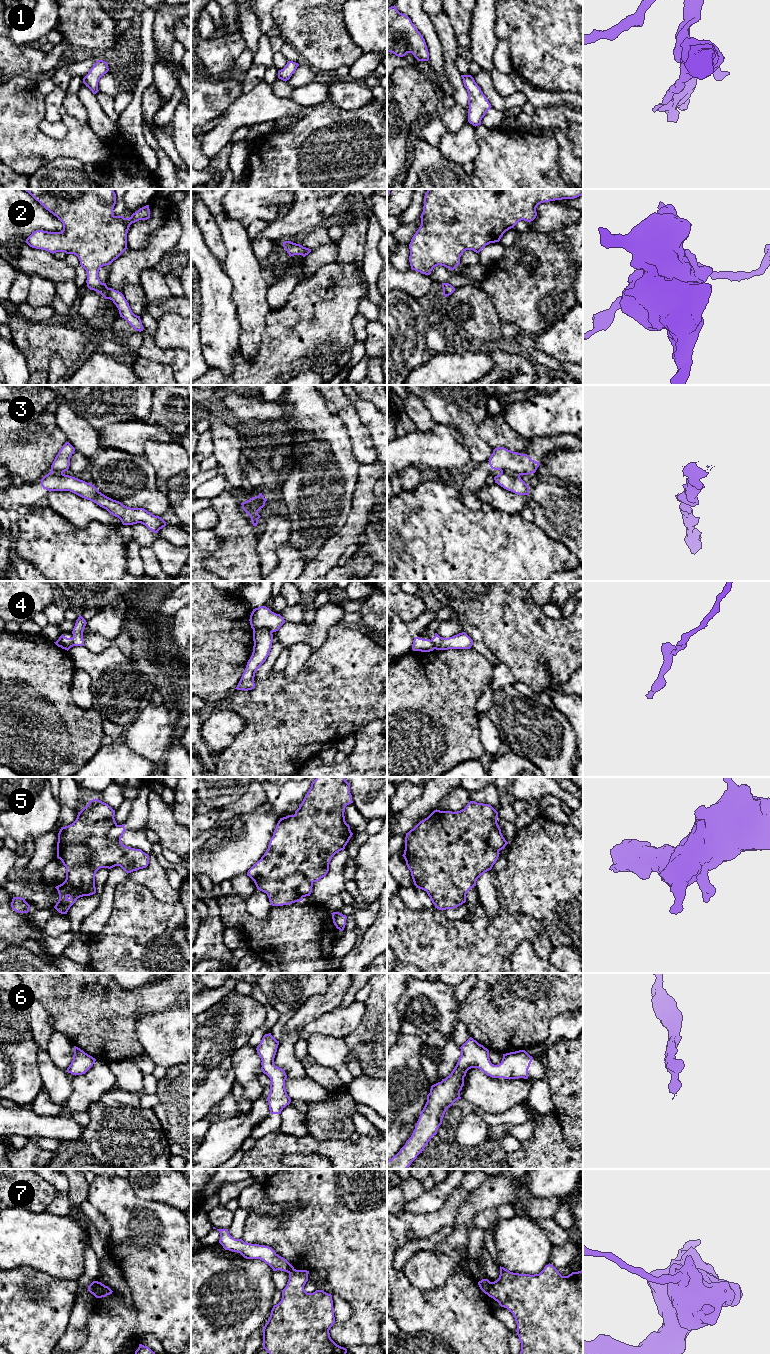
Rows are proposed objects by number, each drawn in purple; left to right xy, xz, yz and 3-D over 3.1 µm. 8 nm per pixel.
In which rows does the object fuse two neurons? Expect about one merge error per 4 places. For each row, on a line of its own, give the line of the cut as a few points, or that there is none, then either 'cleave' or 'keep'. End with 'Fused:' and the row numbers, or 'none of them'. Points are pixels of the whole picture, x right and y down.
1: no cut | keep
2: no cut | keep
3: yz (501, 471), (516, 473), (519, 476) | cleave
4: xy (58, 639), (66, 647), (72, 645) | cleave
5: xy (116, 824), (108, 834), (109, 843) | cleave
6: no cut | keep
7: xy (97, 1281), (97, 1286), (92, 1293) | cleave
Fused: 3, 4, 5, 7

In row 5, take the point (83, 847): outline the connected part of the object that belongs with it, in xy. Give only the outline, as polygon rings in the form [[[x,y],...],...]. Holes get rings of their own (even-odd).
[[[95,798],[78,812],[72,824],[61,827],[58,833],[57,858],[66,867],[66,879],[62,884],[56,886],[56,889],[64,887],[78,890],[80,892],[78,898],[90,896],[93,894],[88,891],[95,885],[95,875],[100,868],[111,869],[120,866],[128,874],[148,866],[149,855],[141,849],[125,846],[121,843],[121,838],[112,843],[108,841],[110,830],[117,825],[114,816],[115,810]]]

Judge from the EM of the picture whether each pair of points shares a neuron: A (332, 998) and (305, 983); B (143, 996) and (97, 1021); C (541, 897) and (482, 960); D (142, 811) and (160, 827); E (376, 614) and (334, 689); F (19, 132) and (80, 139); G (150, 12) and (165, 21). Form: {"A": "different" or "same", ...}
{"A": "different", "B": "same", "C": "different", "D": "different", "E": "different", "F": "same", "G": "different"}

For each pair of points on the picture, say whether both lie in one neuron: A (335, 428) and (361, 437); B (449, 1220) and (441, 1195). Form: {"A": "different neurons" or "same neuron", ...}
{"A": "different neurons", "B": "different neurons"}

